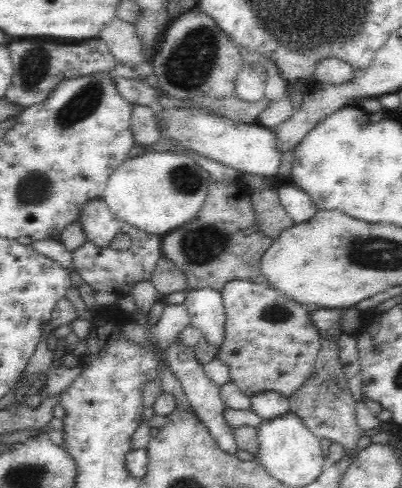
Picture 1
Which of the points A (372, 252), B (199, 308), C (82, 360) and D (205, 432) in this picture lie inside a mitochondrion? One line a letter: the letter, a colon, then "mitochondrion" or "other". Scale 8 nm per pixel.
A: mitochondrion
B: other
C: other
D: other

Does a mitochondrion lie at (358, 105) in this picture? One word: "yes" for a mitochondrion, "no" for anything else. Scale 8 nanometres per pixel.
no

